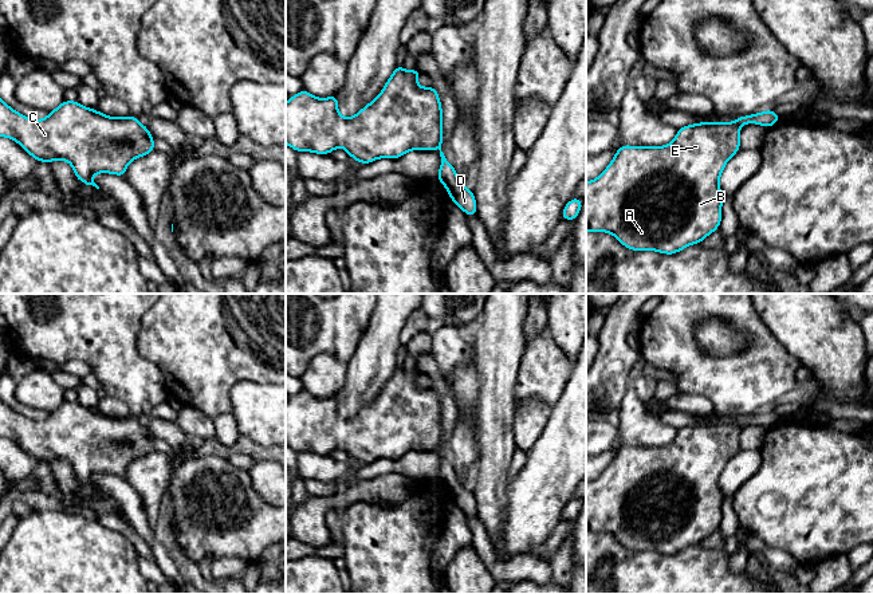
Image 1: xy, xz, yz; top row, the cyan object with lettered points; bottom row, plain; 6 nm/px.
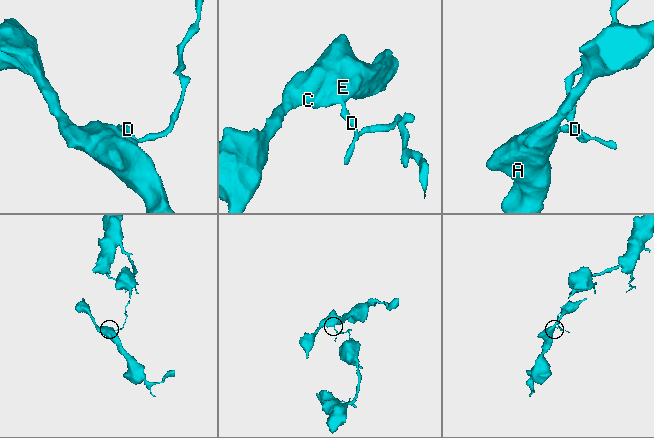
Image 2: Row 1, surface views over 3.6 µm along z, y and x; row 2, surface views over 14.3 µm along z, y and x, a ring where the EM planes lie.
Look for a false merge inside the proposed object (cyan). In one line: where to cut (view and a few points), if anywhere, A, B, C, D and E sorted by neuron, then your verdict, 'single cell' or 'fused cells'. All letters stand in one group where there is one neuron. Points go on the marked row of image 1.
xz (441, 142), (437, 148) | A B C E / D | fused cells

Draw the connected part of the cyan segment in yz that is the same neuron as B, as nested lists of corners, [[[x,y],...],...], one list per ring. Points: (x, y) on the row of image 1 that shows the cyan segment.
[[[697,122],[677,129],[675,139],[665,146],[630,146],[621,145],[606,169],[594,180],[586,182],[586,232],[612,233],[624,247],[632,251],[657,251],[664,255],[675,255],[684,248],[703,243],[703,240],[720,228],[721,205],[724,196],[719,180],[728,160],[740,150],[740,125],[736,122]]]

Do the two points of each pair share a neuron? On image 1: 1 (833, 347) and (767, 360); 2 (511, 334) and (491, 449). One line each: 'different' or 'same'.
1: different
2: same

